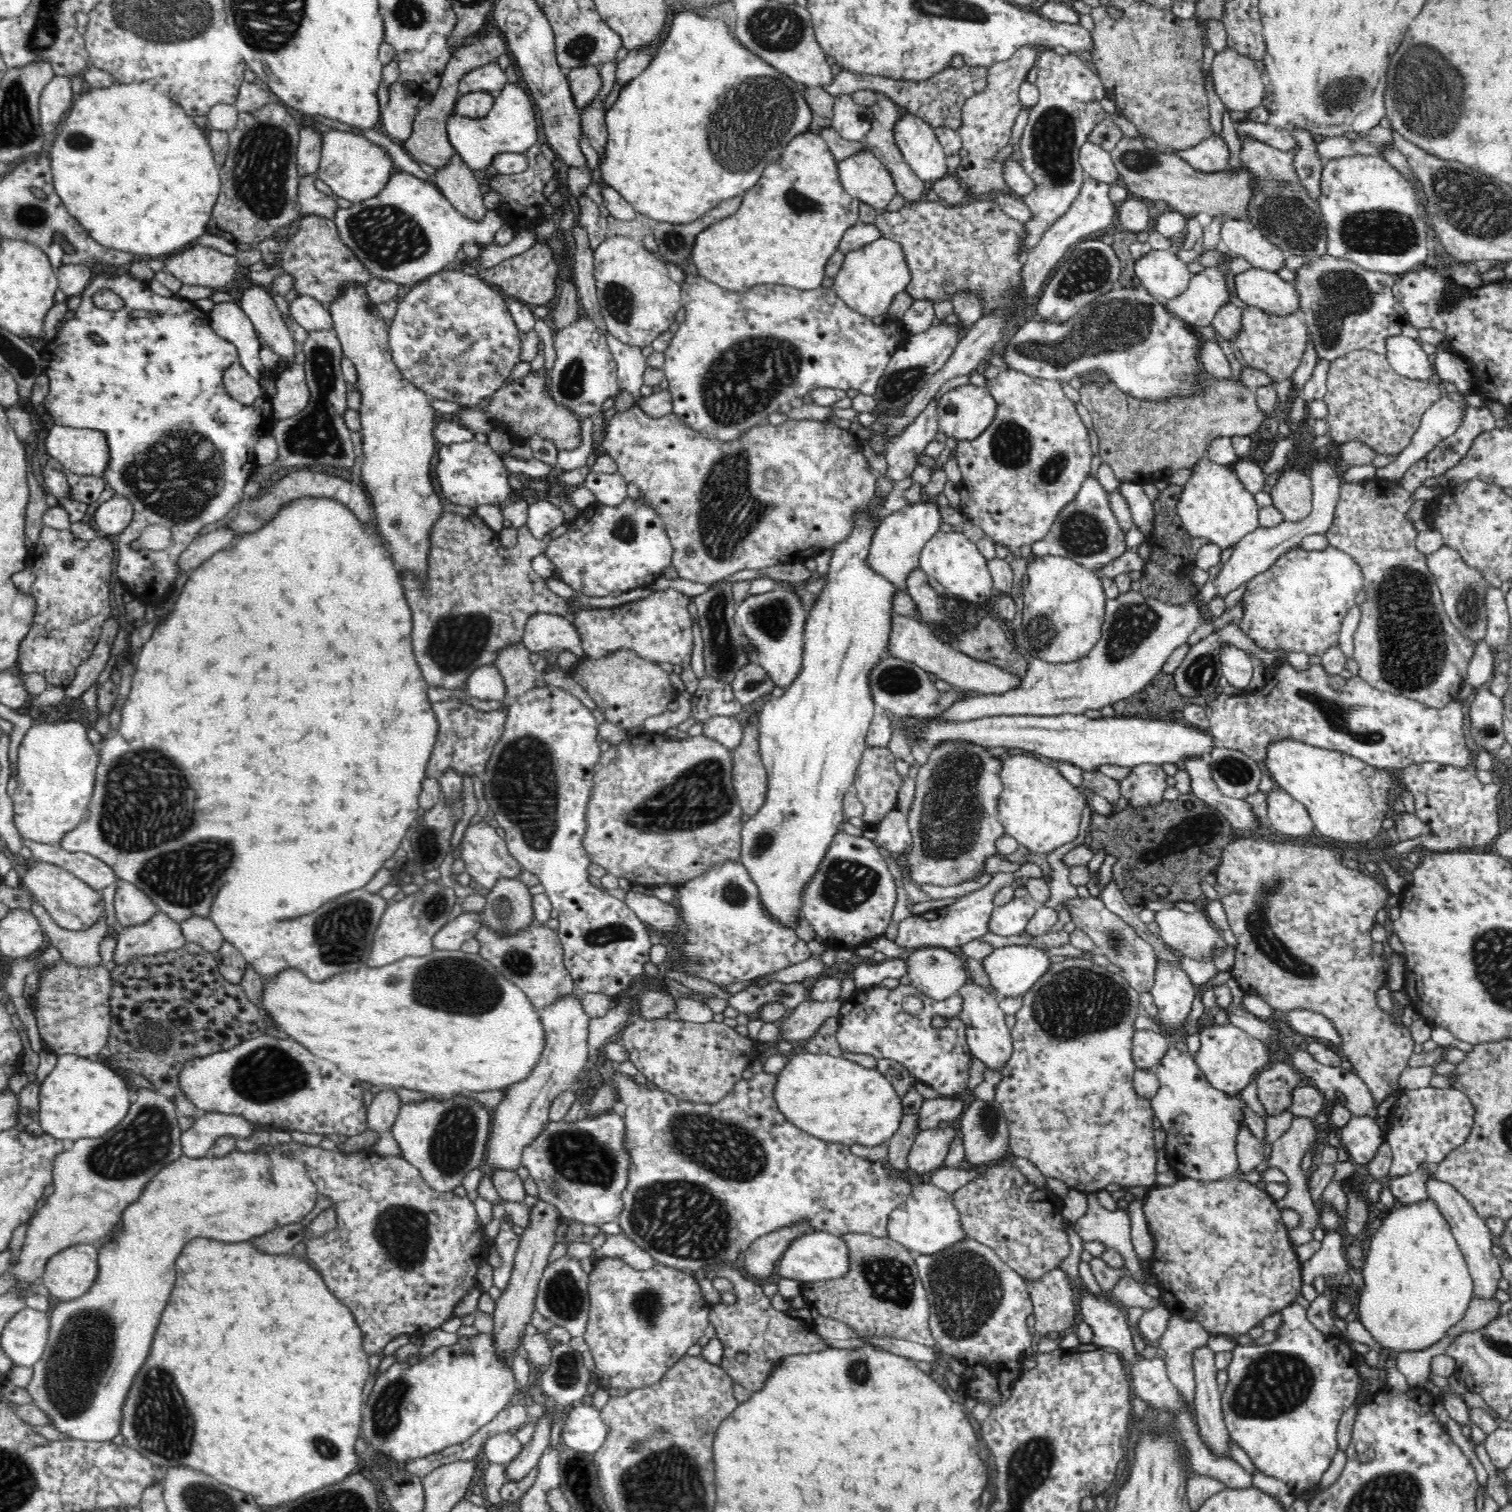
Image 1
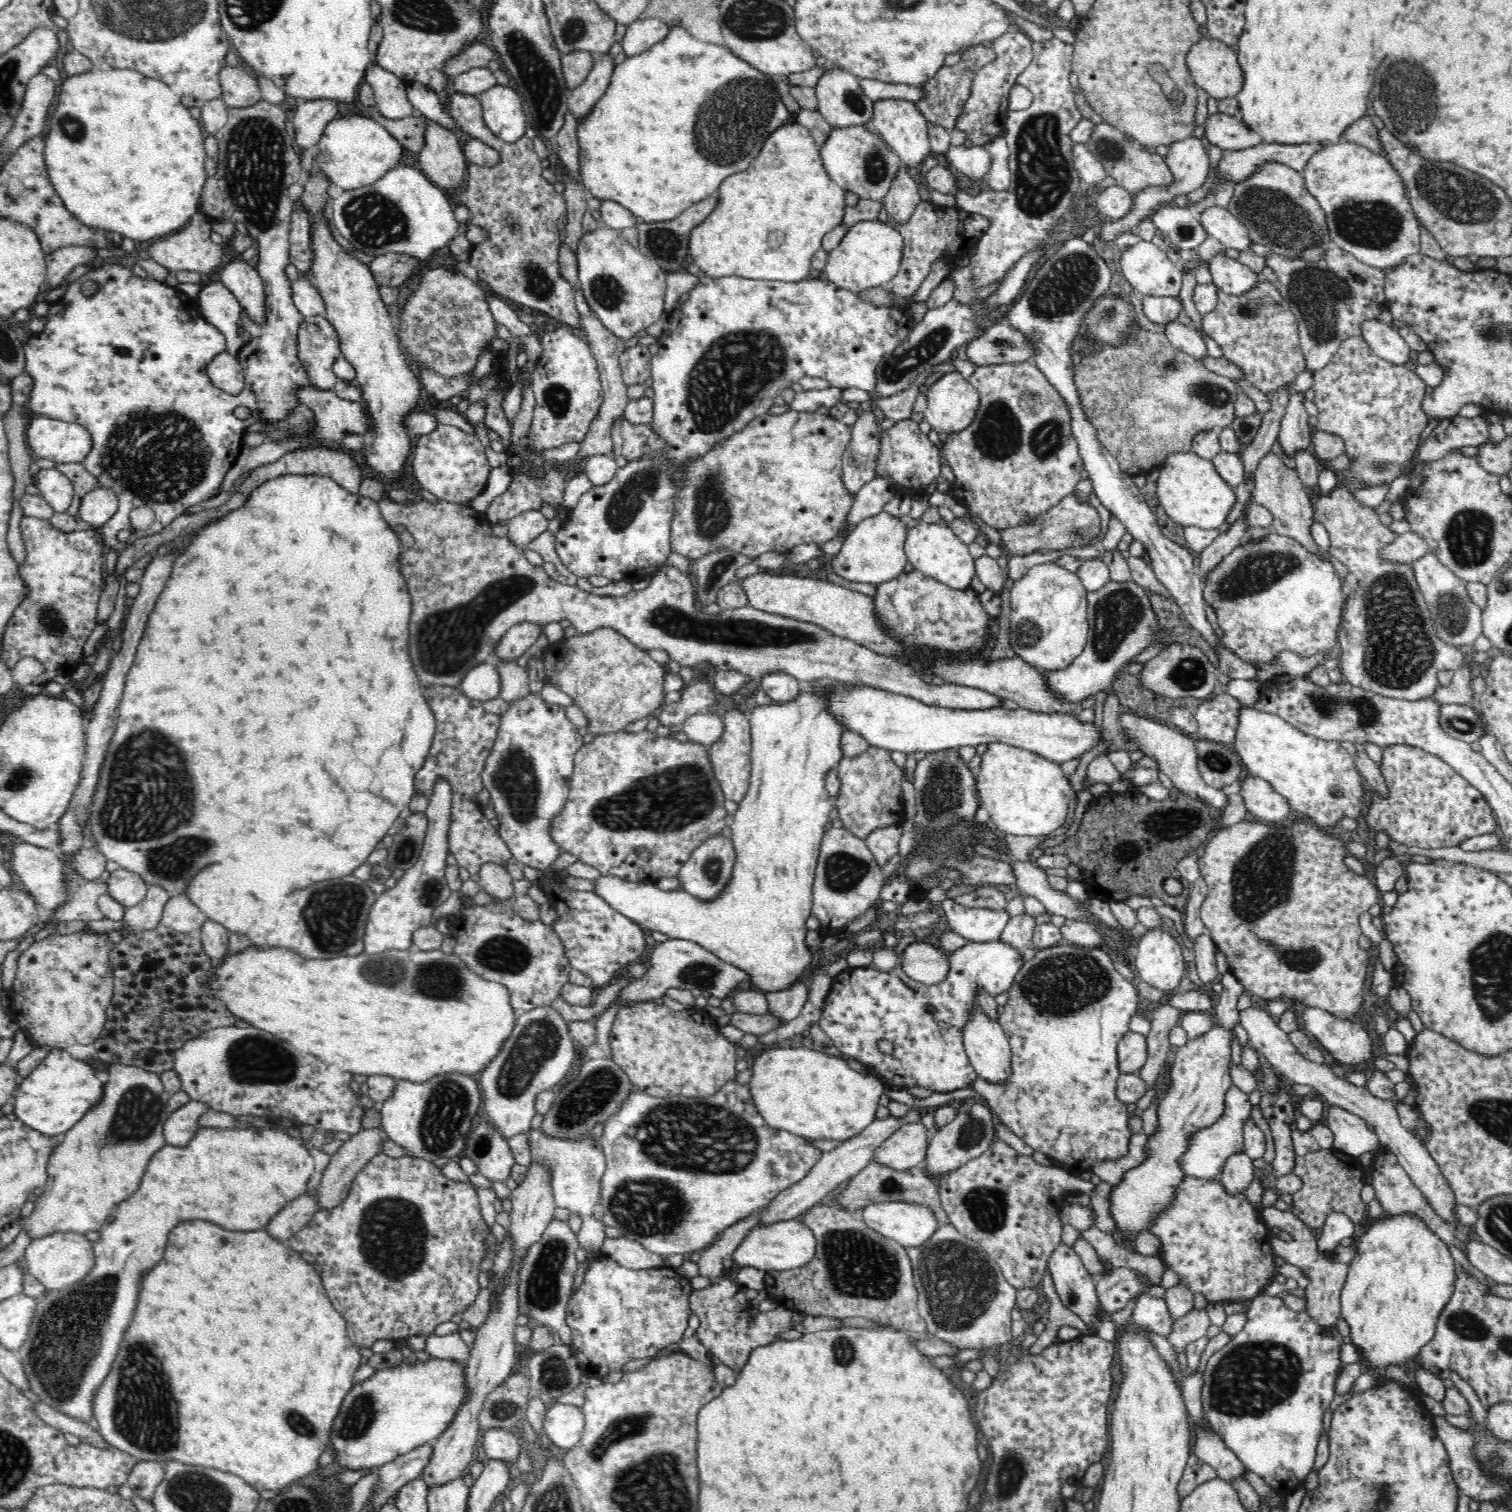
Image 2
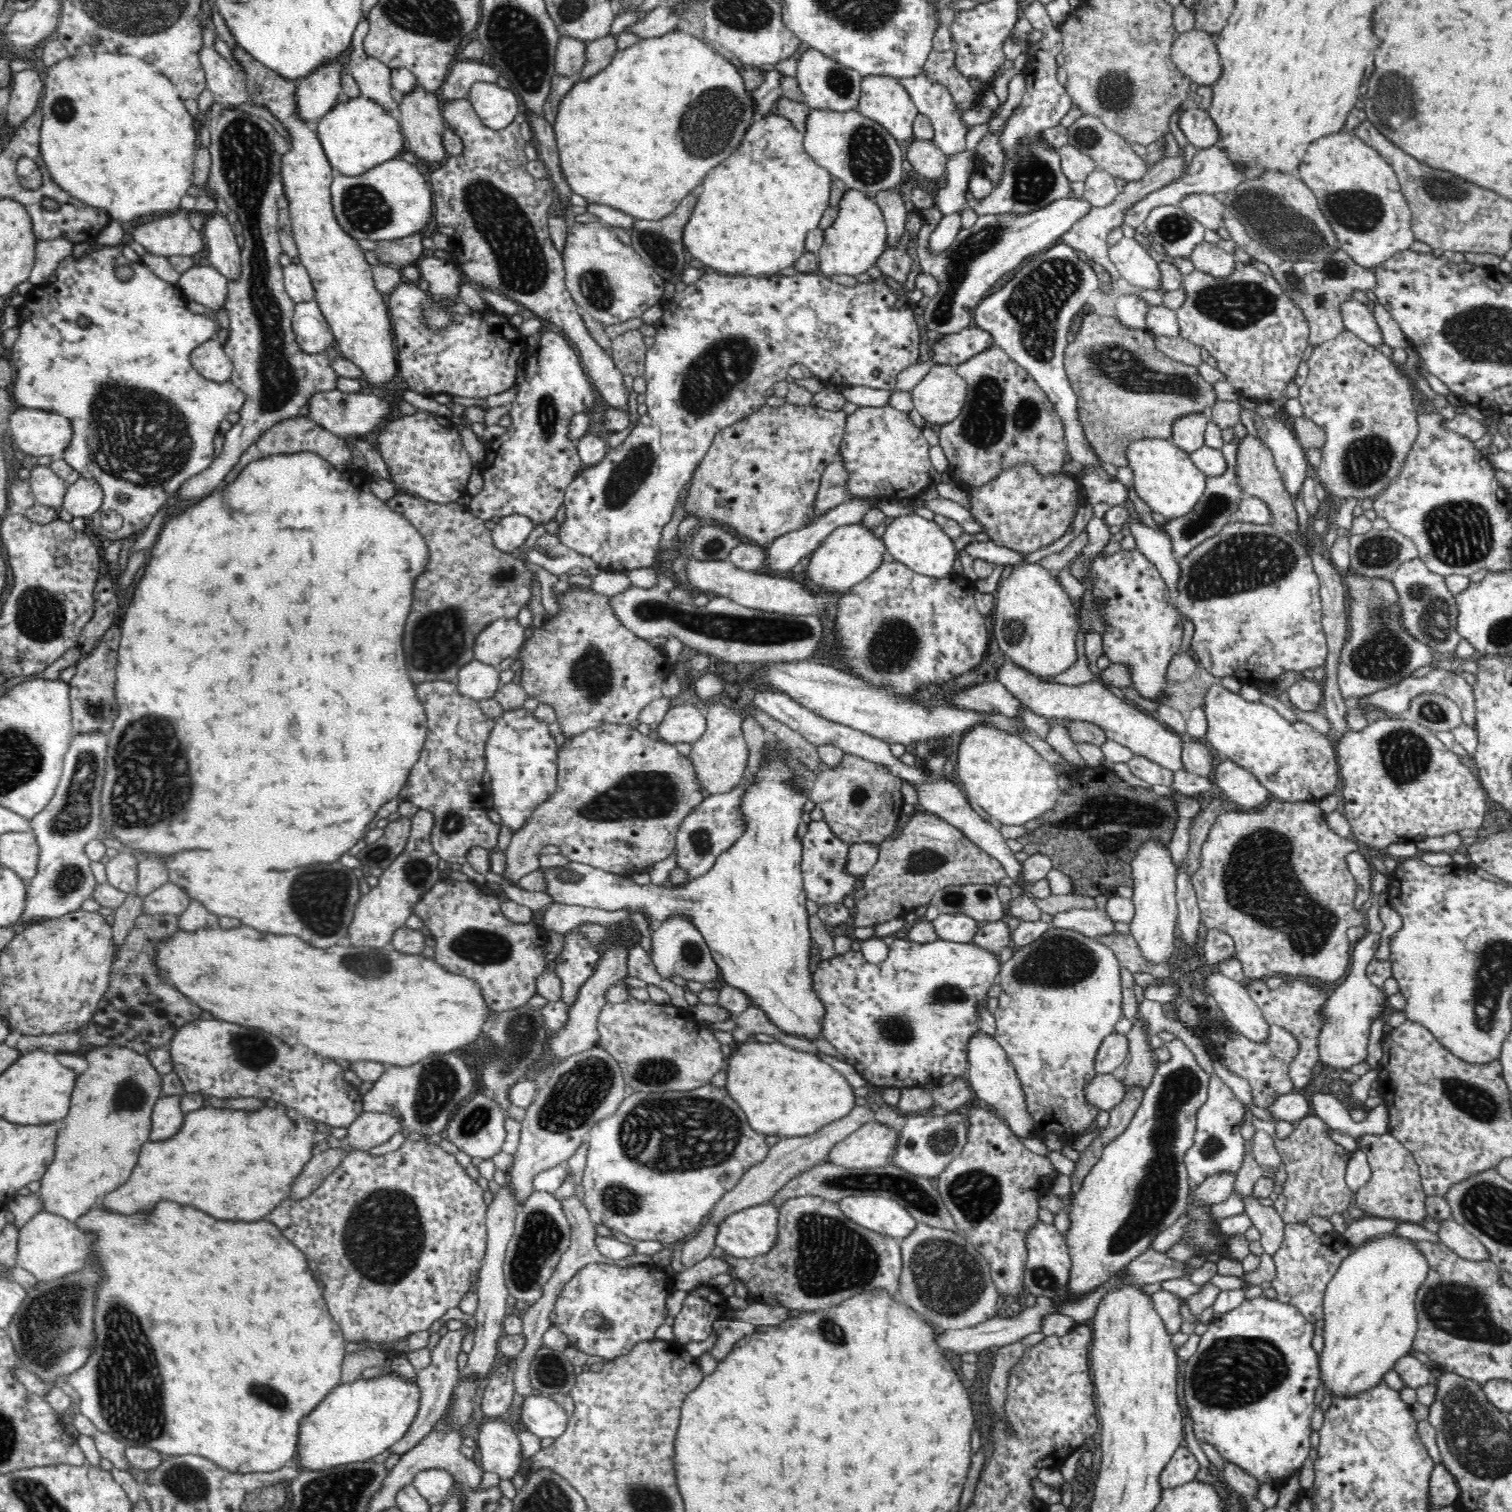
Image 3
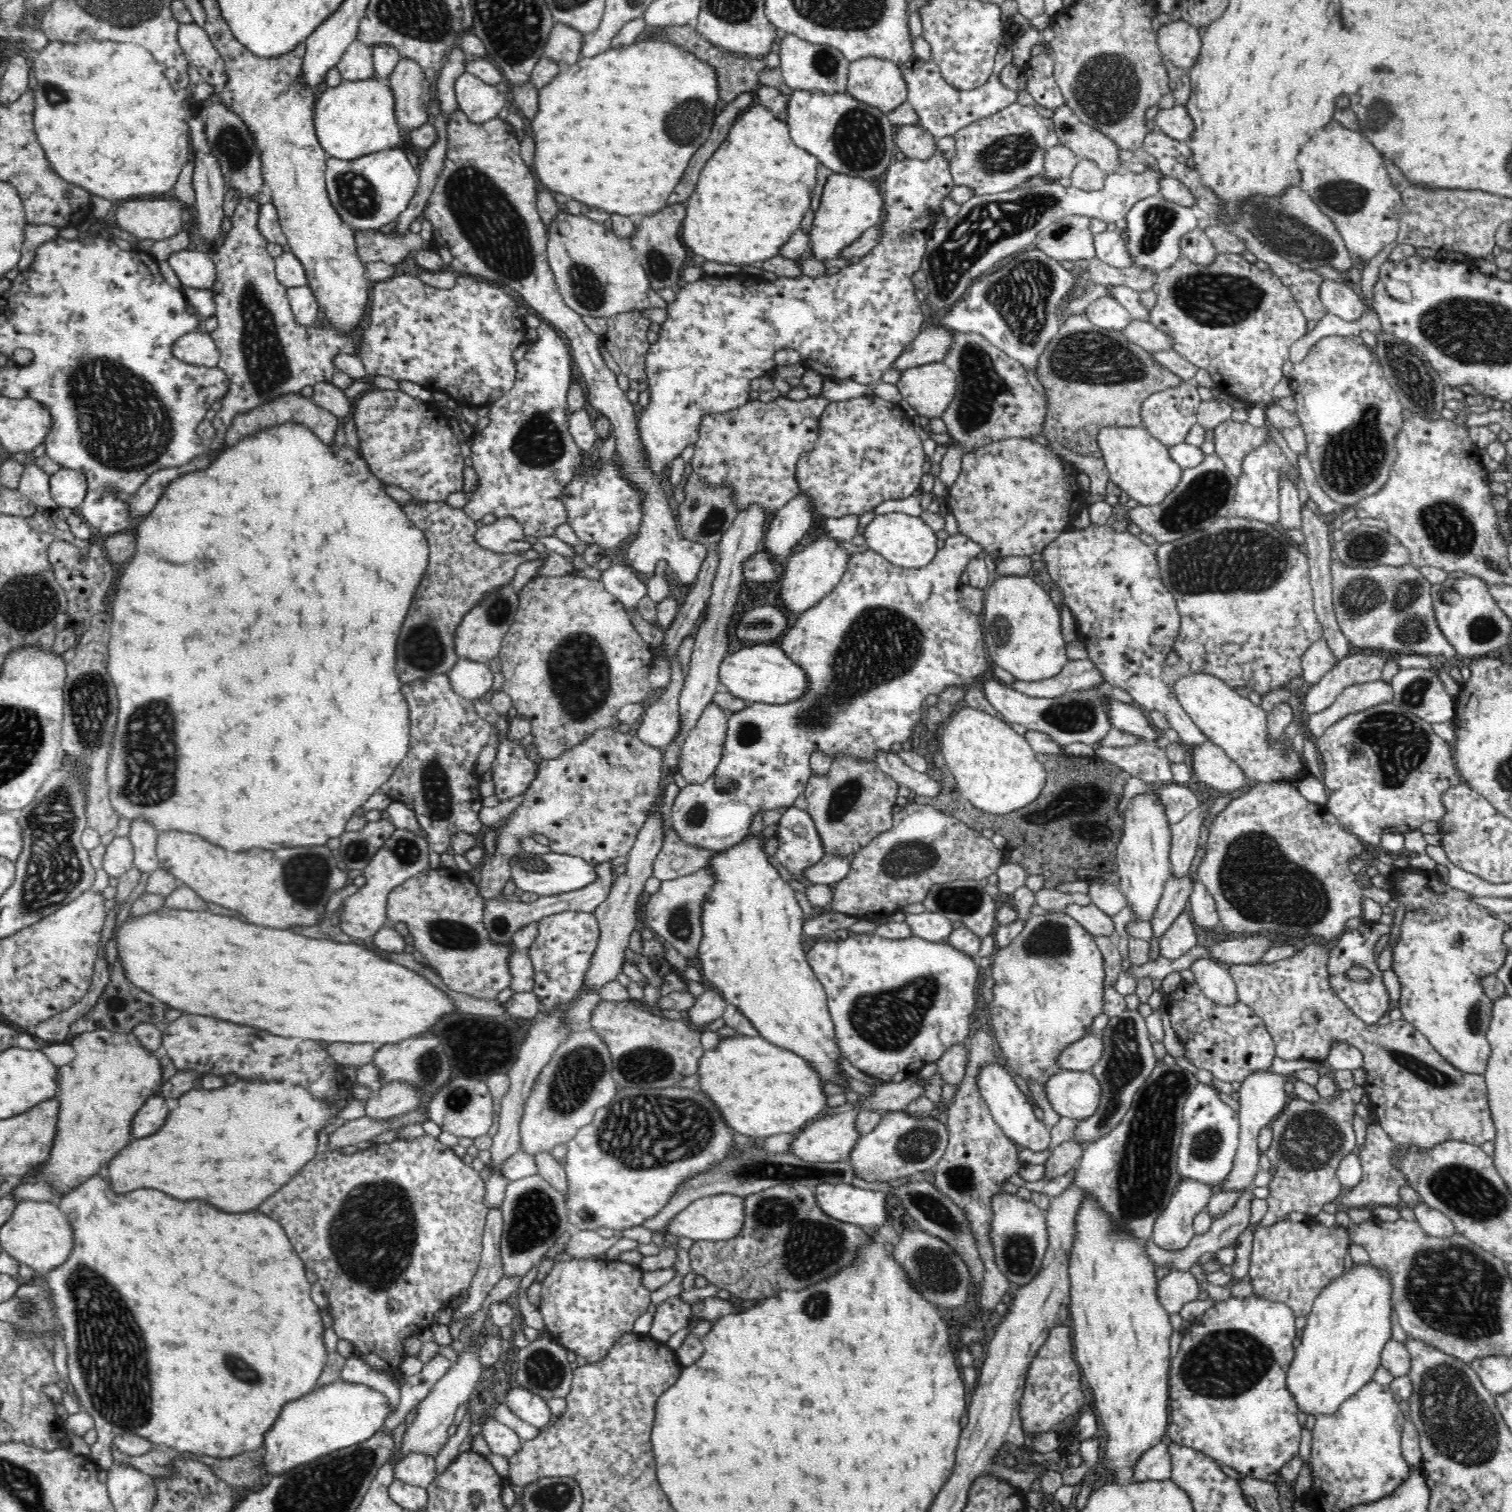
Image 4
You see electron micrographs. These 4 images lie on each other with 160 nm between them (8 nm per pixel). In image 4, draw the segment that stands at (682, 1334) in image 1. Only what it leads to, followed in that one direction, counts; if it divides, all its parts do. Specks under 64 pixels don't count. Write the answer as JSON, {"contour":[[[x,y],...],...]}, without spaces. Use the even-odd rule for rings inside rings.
{"contour":[[[604,1257],[554,1262],[550,1272],[542,1278],[542,1300],[546,1302],[540,1304],[540,1312],[544,1316],[545,1328],[550,1330],[550,1336],[566,1347],[572,1356],[584,1356],[588,1363],[602,1360],[614,1346],[614,1342],[621,1336],[632,1333],[634,1322],[648,1312],[651,1291],[644,1287],[640,1270],[639,1266],[619,1260],[608,1261]]]}

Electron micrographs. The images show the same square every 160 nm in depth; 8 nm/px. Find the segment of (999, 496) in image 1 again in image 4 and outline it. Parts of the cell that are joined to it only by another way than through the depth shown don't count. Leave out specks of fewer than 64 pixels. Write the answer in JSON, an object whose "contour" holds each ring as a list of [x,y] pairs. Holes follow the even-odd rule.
{"contour":[[[951,329],[950,345],[946,356],[942,358],[956,375],[956,394],[948,408],[942,413],[951,440],[959,442],[962,452],[970,452],[970,448],[978,448],[978,444],[986,444],[992,440],[1006,440],[1007,437],[1025,437],[1036,440],[1042,436],[1042,422],[1046,420],[1046,401],[1042,394],[1030,384],[1026,378],[1024,367],[1010,358],[1003,350],[996,348],[989,340],[978,333],[962,333]]]}

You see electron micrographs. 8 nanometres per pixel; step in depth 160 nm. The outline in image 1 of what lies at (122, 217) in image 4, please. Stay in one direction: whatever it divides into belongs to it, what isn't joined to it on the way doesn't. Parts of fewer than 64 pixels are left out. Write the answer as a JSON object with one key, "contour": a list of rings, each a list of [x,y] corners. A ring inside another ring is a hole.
{"contour":[[[199,243],[164,257],[164,268],[182,284],[227,292],[243,272],[235,255],[226,255]]]}

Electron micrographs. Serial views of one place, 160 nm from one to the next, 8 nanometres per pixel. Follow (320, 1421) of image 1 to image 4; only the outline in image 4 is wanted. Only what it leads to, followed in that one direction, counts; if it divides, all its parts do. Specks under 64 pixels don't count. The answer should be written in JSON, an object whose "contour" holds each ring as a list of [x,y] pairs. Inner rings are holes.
{"contour":[[[94,1174],[94,1176],[88,1176],[82,1184],[75,1185],[72,1190],[64,1192],[64,1200],[60,1202],[58,1208],[67,1216],[70,1221],[72,1230],[74,1231],[74,1248],[70,1250],[70,1256],[63,1261],[58,1268],[52,1268],[50,1271],[50,1276],[48,1276],[48,1286],[54,1294],[54,1306],[56,1306],[56,1314],[64,1326],[64,1342],[66,1342],[66,1348],[68,1348],[68,1358],[67,1367],[70,1382],[74,1387],[75,1394],[81,1404],[82,1409],[88,1412],[90,1416],[94,1419],[95,1430],[97,1432],[97,1441],[90,1446],[90,1456],[96,1464],[101,1469],[108,1470],[109,1467],[114,1463],[113,1457],[109,1456],[109,1446],[112,1443],[112,1438],[116,1436],[122,1436],[126,1432],[137,1432],[140,1436],[147,1438],[154,1446],[158,1447],[163,1445],[166,1447],[171,1446],[179,1454],[192,1453],[197,1456],[211,1456],[212,1458],[232,1458],[232,1456],[244,1456],[244,1454],[254,1454],[254,1450],[262,1448],[262,1434],[266,1432],[274,1420],[278,1418],[278,1412],[282,1412],[282,1406],[290,1400],[298,1400],[300,1396],[306,1396],[307,1393],[312,1392],[318,1388],[316,1382],[326,1366],[326,1345],[324,1345],[324,1336],[322,1336],[322,1317],[320,1317],[322,1308],[318,1307],[311,1296],[311,1286],[310,1282],[306,1279],[305,1266],[302,1259],[299,1258],[298,1253],[294,1250],[290,1239],[287,1237],[285,1230],[282,1225],[277,1220],[272,1220],[269,1216],[264,1215],[262,1212],[257,1210],[250,1210],[250,1212],[220,1212],[216,1208],[212,1208],[210,1204],[204,1204],[204,1202],[182,1202],[182,1200],[176,1200],[164,1192],[158,1192],[158,1190],[152,1190],[152,1188],[138,1188],[131,1189],[130,1192],[114,1192],[111,1184],[106,1183],[106,1179],[102,1179],[99,1174]]]}

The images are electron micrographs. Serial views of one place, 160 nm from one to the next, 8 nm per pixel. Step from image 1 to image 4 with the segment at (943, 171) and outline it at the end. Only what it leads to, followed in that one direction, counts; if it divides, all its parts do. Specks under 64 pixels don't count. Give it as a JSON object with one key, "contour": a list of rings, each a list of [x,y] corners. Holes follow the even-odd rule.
{"contour":[[[864,57],[852,61],[847,69],[847,92],[854,99],[880,108],[887,116],[908,99],[901,68],[878,58]]]}

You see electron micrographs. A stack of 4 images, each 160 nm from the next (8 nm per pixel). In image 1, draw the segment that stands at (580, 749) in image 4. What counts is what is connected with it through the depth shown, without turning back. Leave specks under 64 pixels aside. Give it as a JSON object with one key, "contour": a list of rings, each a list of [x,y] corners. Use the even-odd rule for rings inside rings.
{"contour":[[[646,730],[640,738],[630,735],[608,752],[600,752],[590,773],[596,790],[588,800],[586,834],[580,842],[590,862],[600,864],[624,885],[646,886],[684,883],[719,861],[741,862],[743,810],[734,794],[731,766],[731,749],[703,734],[677,740]]]}

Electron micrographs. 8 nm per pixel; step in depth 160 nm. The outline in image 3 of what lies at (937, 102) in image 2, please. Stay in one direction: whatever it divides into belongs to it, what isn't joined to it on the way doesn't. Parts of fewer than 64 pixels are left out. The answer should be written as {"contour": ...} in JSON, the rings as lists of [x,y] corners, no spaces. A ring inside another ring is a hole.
{"contour":[[[933,50],[929,54],[929,60],[926,60],[923,72],[930,80],[948,89],[958,111],[965,112],[976,105],[978,94],[972,89],[969,80],[955,68],[954,52]]]}

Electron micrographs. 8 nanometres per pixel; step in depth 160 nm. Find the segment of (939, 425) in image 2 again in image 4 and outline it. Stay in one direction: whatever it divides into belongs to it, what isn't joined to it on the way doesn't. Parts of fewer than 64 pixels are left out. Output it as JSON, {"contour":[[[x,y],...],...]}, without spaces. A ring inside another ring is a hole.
{"contour":[[[944,362],[922,364],[903,370],[897,382],[904,400],[919,416],[941,418],[956,394],[956,375]]]}

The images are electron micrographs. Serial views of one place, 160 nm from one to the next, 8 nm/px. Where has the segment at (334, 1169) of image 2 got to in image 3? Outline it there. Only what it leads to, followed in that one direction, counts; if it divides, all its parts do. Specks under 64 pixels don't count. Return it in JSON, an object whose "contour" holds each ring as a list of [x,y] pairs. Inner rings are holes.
{"contour":[[[366,1112],[353,1120],[347,1128],[346,1142],[352,1152],[366,1151],[387,1142],[393,1134],[401,1131],[397,1116],[385,1112]]]}

